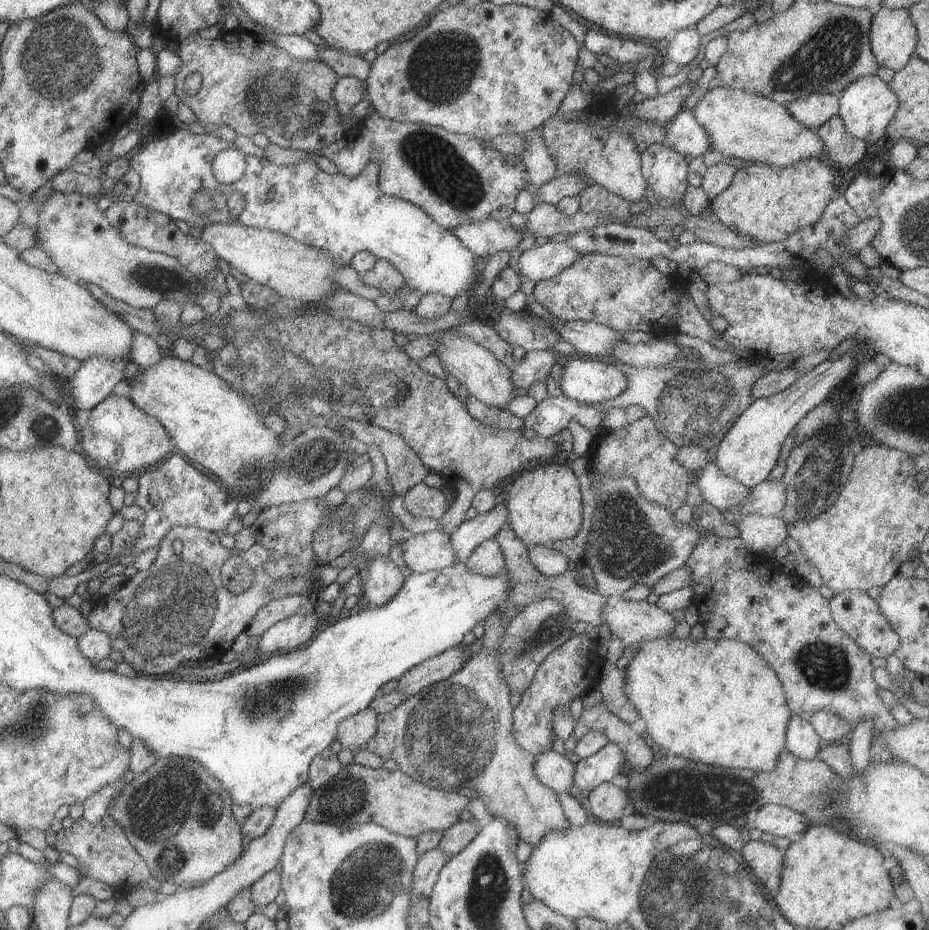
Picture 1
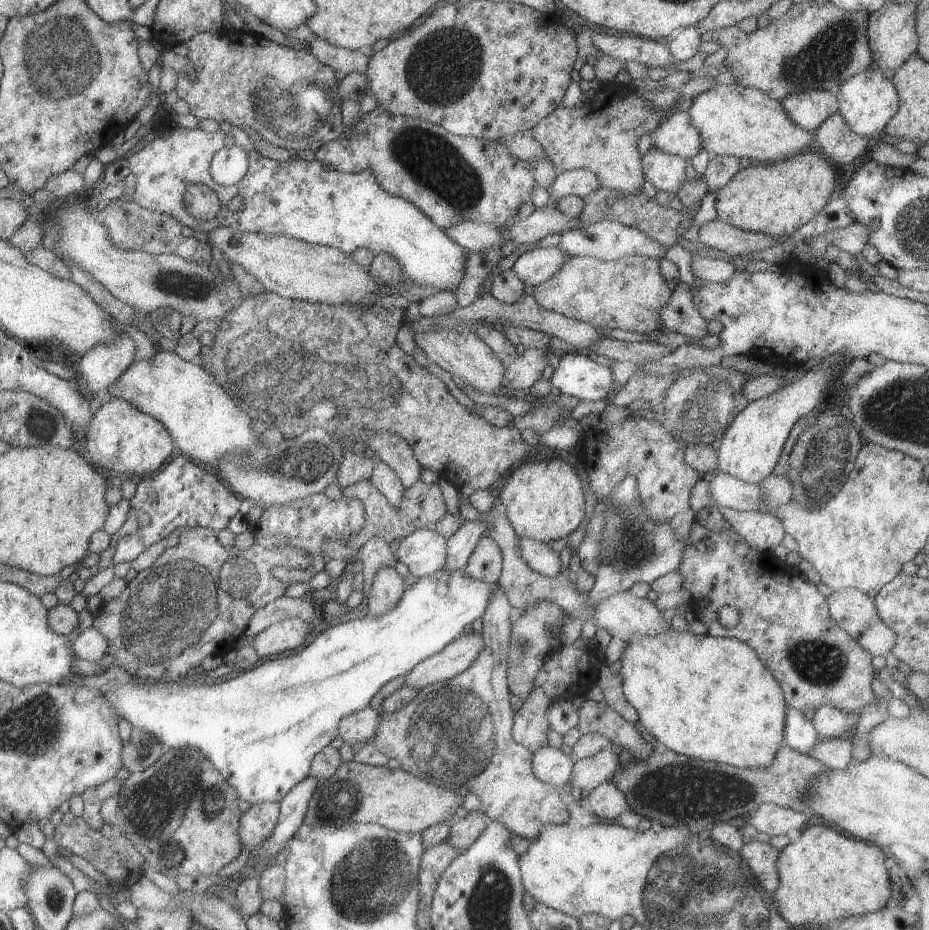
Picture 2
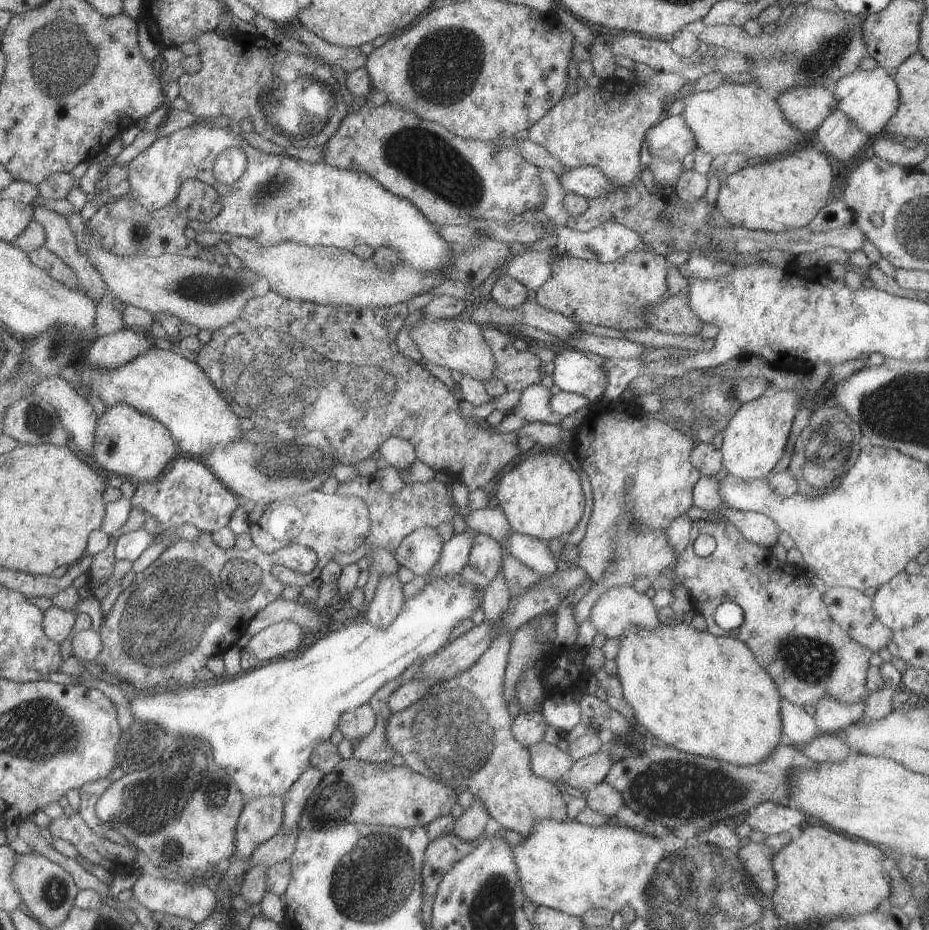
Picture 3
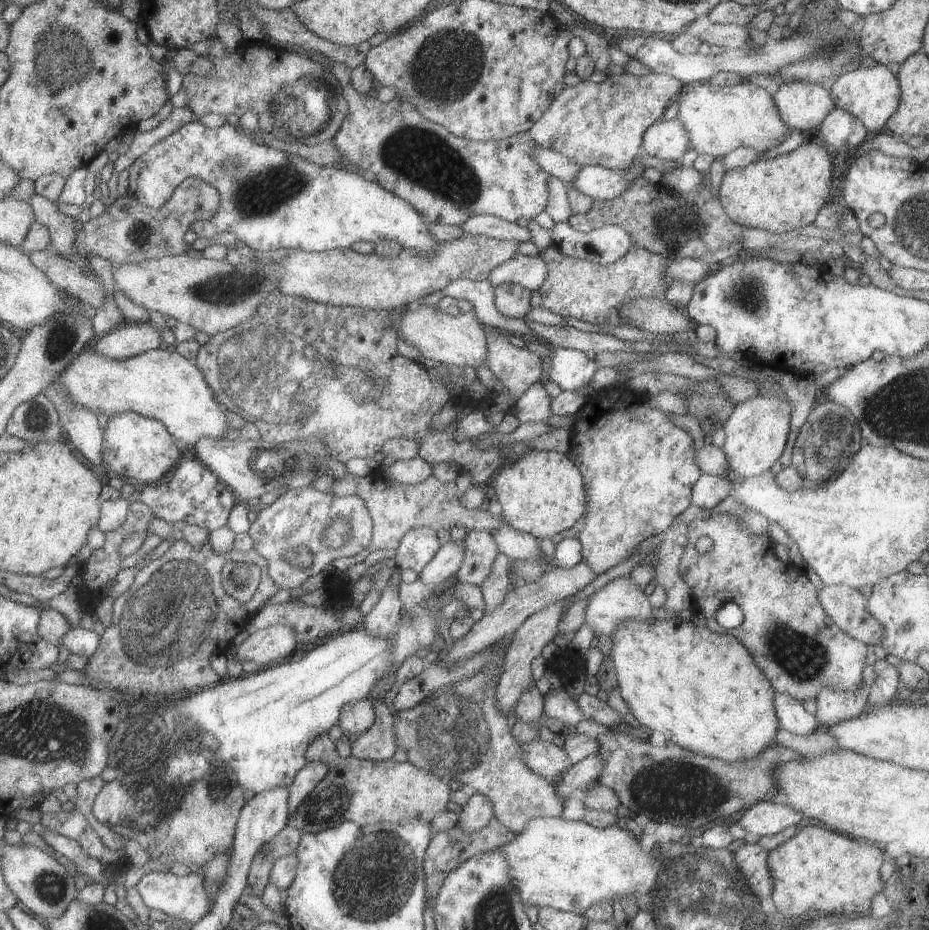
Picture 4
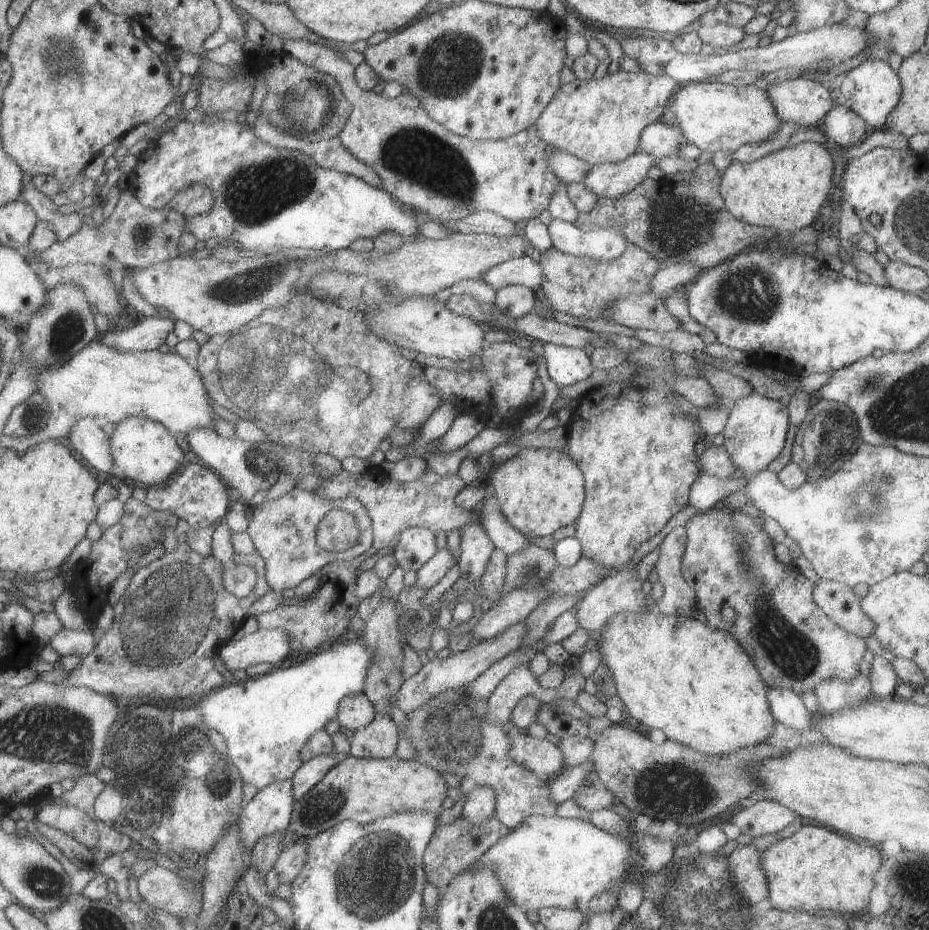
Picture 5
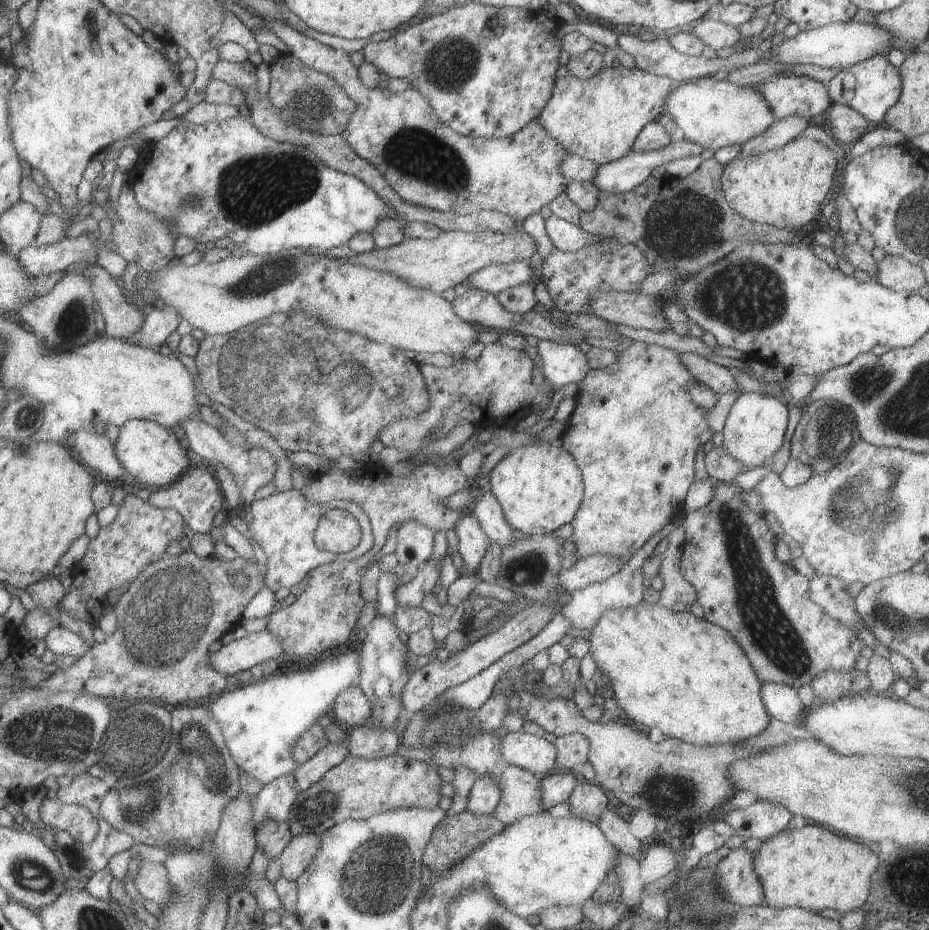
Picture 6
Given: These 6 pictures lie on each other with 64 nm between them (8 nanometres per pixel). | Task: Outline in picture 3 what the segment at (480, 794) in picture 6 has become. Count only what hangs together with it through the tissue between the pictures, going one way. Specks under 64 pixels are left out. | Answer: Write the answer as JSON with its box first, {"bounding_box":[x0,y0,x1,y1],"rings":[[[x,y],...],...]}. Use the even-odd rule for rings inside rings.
{"bounding_box":[452,798,490,842],"rings":[[[474,798],[473,804],[465,808],[462,814],[454,820],[452,832],[459,840],[471,842],[473,838],[481,835],[489,819],[490,816],[481,800]]]}

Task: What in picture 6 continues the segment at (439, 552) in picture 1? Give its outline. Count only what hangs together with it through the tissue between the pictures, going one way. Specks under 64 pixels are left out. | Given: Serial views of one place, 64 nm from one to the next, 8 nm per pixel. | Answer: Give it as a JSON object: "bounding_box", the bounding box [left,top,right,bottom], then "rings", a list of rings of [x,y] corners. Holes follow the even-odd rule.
{"bounding_box":[395,521,434,574],"rings":[[[415,521],[405,522],[397,528],[395,558],[405,572],[415,574],[433,552],[434,533]]]}

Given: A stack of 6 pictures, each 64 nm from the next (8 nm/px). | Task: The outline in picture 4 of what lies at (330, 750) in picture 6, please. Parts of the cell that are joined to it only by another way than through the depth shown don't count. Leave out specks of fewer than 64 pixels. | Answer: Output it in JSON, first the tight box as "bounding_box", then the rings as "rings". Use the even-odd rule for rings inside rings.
{"bounding_box":[288,762,329,818],"rings":[[[307,762],[288,787],[289,818],[296,812],[297,806],[307,797],[307,794],[328,774],[329,767],[321,762]]]}

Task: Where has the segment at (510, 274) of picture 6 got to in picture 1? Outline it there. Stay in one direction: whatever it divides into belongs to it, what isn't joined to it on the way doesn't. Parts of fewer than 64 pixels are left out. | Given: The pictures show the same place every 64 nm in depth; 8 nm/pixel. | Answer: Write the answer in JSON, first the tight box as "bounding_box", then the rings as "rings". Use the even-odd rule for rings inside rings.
{"bounding_box":[516,240,579,283],"rings":[[[547,240],[541,246],[531,246],[521,252],[516,266],[524,279],[536,283],[557,276],[579,256],[565,241],[555,243]]]}

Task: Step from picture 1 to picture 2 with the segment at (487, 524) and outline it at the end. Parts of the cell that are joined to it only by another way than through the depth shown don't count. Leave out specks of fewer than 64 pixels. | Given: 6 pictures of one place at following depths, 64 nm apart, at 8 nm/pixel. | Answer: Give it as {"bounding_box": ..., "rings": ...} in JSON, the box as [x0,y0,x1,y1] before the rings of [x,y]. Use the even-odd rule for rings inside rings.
{"bounding_box":[443,520,487,570],"rings":[[[479,520],[463,521],[455,534],[446,539],[447,558],[443,564],[443,570],[459,570],[463,568],[471,552],[475,548],[478,539],[487,535],[487,526]]]}

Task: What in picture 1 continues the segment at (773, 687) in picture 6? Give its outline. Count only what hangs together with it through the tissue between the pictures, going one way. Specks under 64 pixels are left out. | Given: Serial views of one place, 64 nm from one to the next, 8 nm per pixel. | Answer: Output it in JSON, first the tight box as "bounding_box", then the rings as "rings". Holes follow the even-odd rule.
{"bounding_box":[784,714,822,760],"rings":[[[797,714],[789,716],[785,736],[784,750],[804,760],[815,759],[822,744],[811,723],[799,718]]]}

